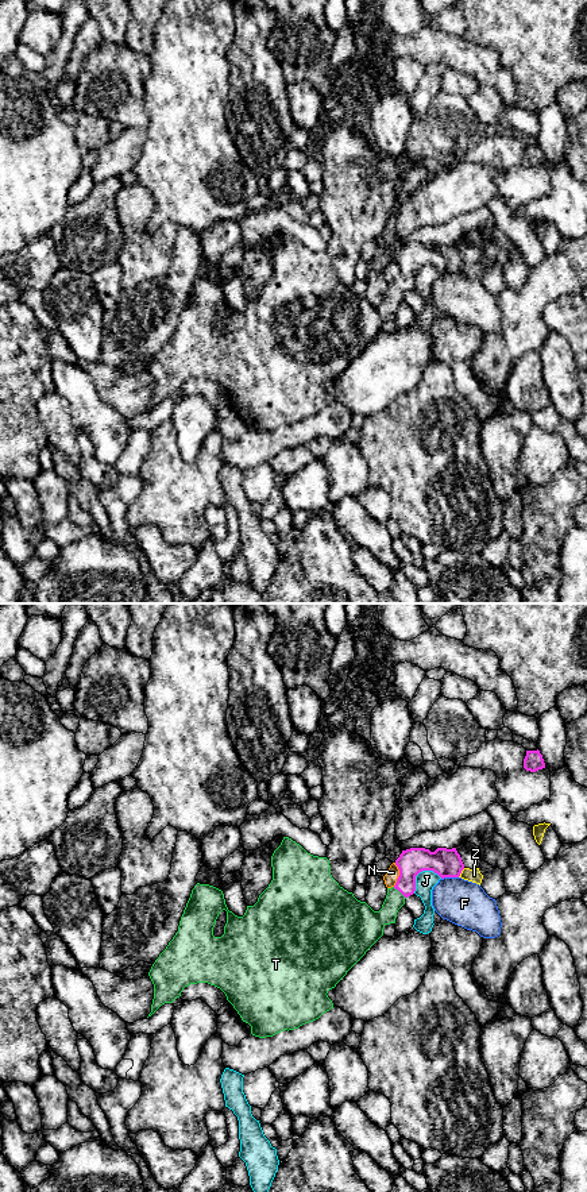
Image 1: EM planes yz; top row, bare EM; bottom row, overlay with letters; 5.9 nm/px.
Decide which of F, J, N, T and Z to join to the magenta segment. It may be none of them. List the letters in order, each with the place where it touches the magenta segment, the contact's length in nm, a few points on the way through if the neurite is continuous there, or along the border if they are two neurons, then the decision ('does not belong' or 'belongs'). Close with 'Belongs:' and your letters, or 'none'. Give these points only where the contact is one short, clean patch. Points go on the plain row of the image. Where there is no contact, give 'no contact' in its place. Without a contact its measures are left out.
F: meets magenta in yz at (450, 272); contact 110 nm long; border along yz (458, 272), (444, 272), (441, 274); does not belong
J: meets magenta in yz at (420, 266); contact 200 nm long; border along yz (441, 273), (432, 266), (421, 266), (416, 272), (413, 288); does not belong
N: meets magenta in yz at (400, 270); contact 140 nm long; border along yz (396, 258), (398, 273), (393, 281); does not belong
T: meets magenta in yz at (400, 286); contact 100 nm long; runs through yz (412, 257), (406, 278), (400, 286), (393, 299), (371, 317); belongs
Z: meets magenta in yz at (460, 267); contact 70 nm long; border along yz (464, 263), (458, 272); does not belong
Belongs: T

